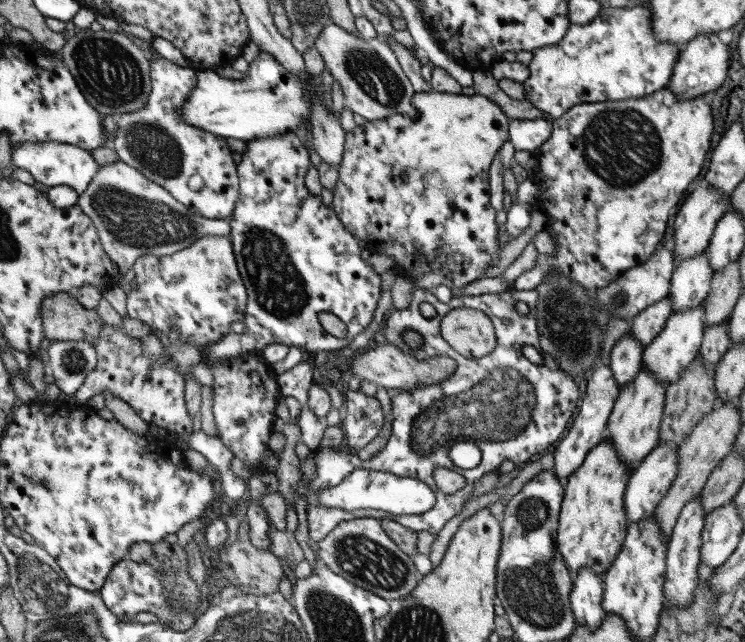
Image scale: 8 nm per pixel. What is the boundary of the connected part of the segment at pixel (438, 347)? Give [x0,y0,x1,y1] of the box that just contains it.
[305,289,579,542]

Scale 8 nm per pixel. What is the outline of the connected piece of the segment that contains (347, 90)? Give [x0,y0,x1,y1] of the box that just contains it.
[314,23,414,121]

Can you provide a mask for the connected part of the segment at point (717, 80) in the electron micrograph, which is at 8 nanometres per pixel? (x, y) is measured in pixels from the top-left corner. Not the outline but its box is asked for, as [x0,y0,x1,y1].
[665,32,729,101]

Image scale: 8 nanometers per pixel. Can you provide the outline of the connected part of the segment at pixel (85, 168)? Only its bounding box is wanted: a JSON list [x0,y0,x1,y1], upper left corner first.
[10,140,98,195]

